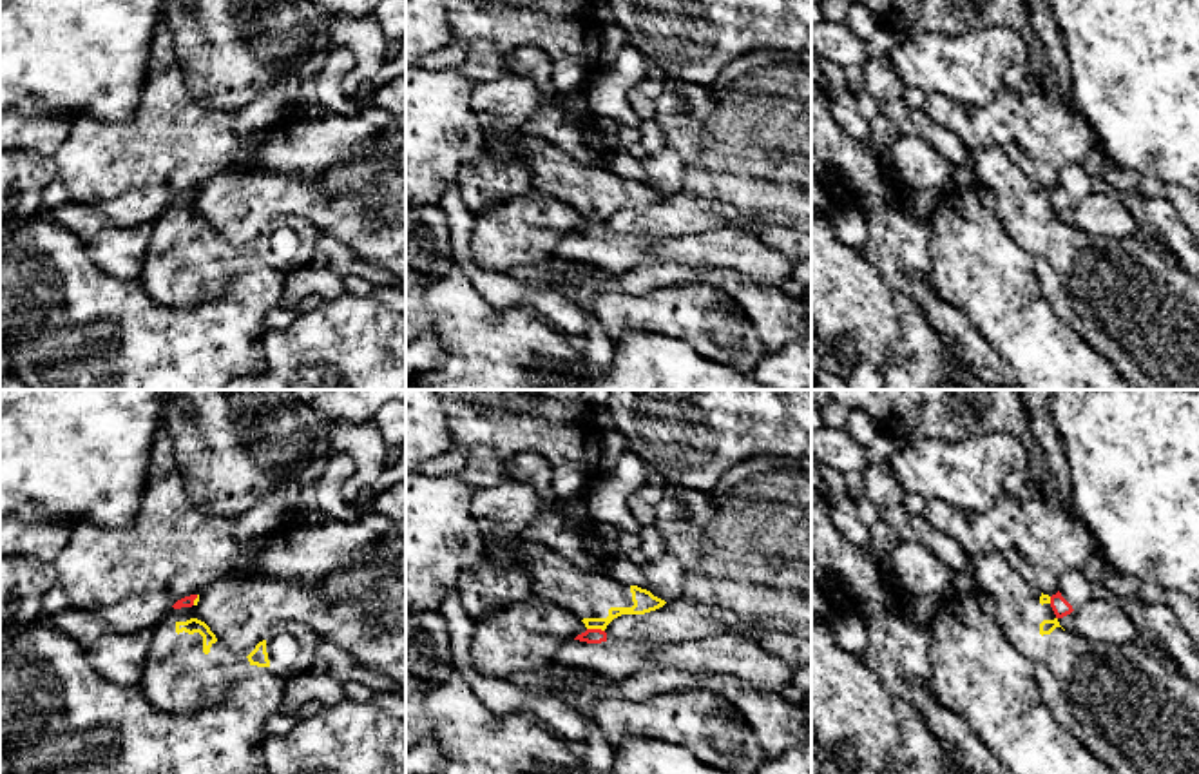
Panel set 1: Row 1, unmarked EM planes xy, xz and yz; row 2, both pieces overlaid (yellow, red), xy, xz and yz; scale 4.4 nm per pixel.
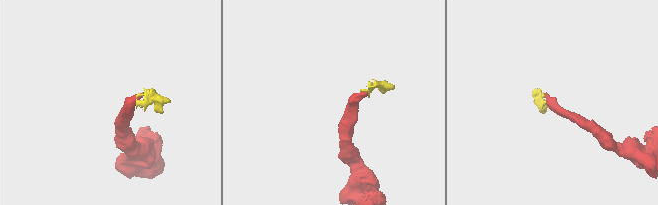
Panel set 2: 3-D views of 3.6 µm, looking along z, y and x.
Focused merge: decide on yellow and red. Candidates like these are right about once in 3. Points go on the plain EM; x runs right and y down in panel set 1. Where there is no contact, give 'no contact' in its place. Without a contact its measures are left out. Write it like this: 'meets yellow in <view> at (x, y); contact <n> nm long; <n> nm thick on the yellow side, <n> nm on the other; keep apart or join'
meets yellow in xz at (596, 222); contact 80 nm long; 100 nm thick on the yellow side, 60 nm on the other; keep apart

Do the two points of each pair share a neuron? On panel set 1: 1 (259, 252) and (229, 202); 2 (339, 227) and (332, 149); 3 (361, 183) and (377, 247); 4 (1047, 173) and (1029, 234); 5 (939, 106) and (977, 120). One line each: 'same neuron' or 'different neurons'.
1: different neurons
2: different neurons
3: same neuron
4: different neurons
5: same neuron

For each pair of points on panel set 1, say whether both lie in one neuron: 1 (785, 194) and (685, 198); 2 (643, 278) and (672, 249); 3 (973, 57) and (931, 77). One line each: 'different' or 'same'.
1: same
2: different
3: same

